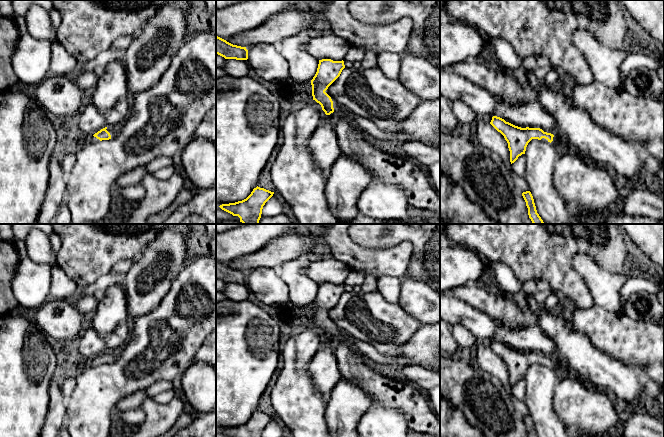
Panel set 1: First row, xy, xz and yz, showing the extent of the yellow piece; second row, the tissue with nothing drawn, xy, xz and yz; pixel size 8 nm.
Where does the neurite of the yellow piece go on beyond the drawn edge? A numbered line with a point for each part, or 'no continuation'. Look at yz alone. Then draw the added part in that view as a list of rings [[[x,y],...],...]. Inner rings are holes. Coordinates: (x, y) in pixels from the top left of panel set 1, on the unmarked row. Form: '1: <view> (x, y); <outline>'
1: yz (557, 366); [[[556,360],[553,361],[553,365],[551,367],[547,363],[545,363],[545,362],[542,362],[541,365],[549,367],[549,368],[552,368],[553,370],[555,370],[557,372],[560,372],[560,370],[562,369],[562,364],[560,362],[558,362],[558,361],[556,361]]]

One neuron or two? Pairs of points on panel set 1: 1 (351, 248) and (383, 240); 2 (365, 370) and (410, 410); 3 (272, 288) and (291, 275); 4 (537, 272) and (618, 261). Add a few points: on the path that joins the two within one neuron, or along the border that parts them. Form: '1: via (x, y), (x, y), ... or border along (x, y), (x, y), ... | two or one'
1: border along (348, 234), (355, 242), (363, 246), (384, 249) | two
2: via (376, 381), (386, 391), (393, 393), (399, 399) | one
3: border along (282, 275), (288, 288), (290, 301) | two
4: via (557, 252), (563, 246), (598, 246) | one

